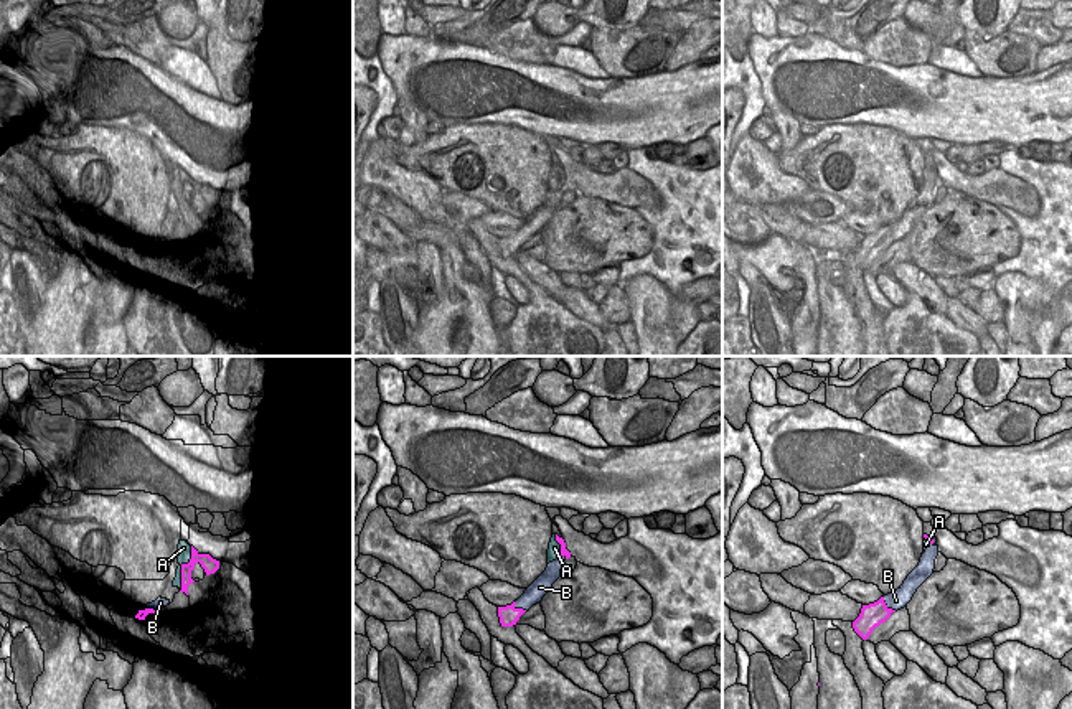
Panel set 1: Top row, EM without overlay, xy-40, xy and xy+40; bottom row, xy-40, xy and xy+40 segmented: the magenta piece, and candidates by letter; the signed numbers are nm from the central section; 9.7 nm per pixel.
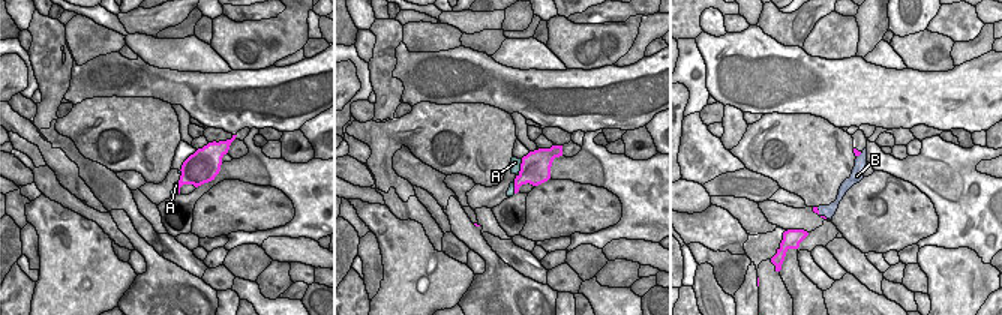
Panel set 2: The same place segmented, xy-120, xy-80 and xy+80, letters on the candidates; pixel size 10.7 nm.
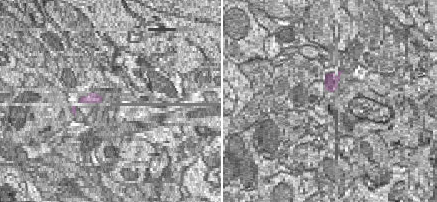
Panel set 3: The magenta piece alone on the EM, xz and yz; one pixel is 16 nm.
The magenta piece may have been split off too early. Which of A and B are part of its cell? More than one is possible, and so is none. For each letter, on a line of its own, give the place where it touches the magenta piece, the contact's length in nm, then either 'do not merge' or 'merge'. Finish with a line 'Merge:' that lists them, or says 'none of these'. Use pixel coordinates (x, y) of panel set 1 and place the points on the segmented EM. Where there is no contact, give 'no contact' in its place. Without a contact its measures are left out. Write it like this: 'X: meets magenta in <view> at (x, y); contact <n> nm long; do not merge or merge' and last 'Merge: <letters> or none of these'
A: meets magenta in xy-40 at (182, 568); contact 460 nm long; do not merge
B: meets magenta in xy+40 at (886, 605); contact 200 nm long; do not merge
Merge: none of these

